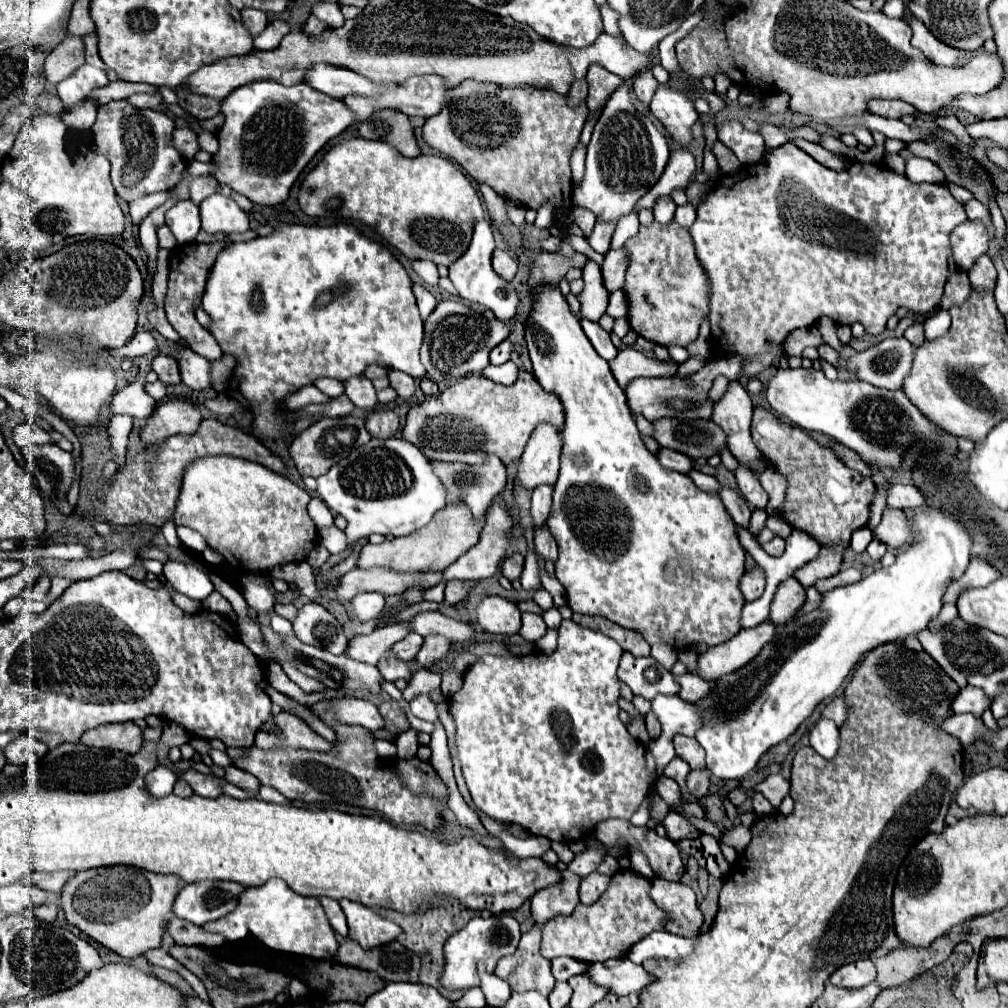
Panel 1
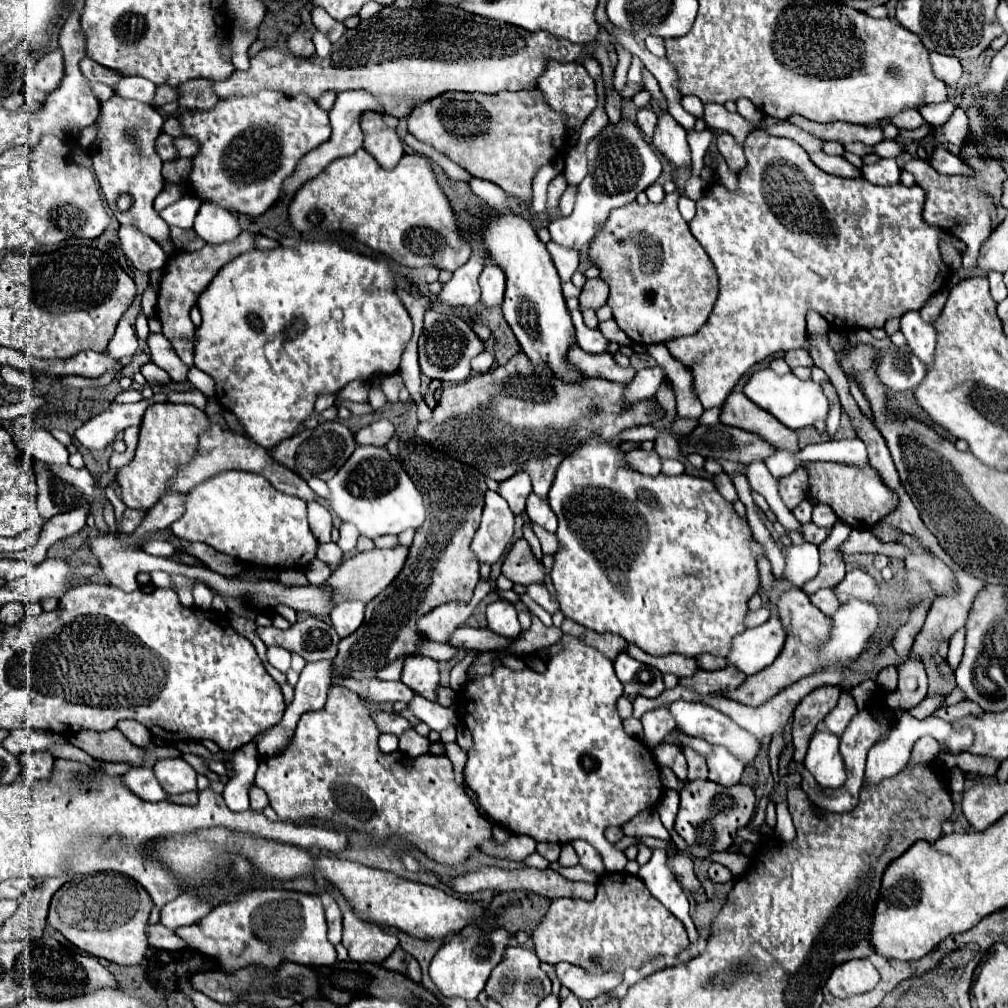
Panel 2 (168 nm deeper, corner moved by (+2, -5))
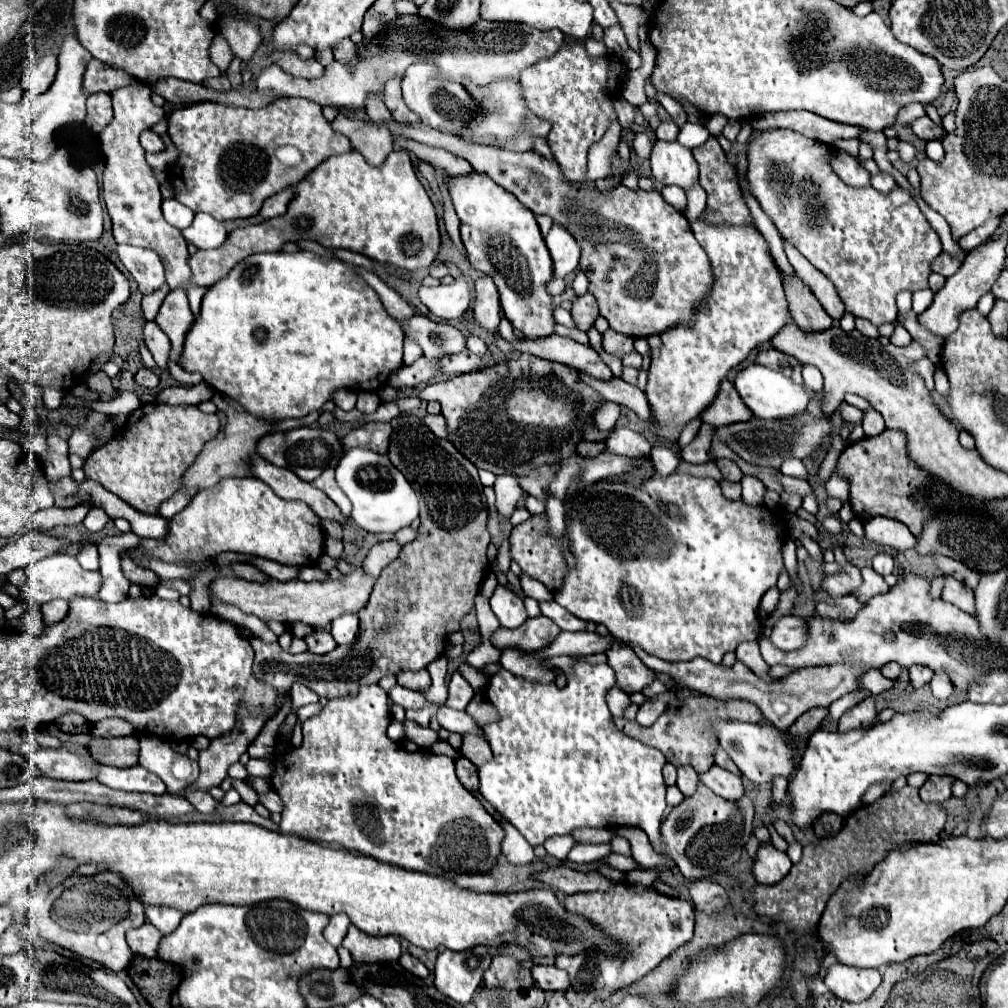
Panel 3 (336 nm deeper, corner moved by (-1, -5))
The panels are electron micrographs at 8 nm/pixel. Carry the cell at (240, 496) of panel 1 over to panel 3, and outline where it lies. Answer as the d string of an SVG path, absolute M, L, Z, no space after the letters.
M222 478L212 490L200 490L192 502L170 520L168 538L160 544L152 544L152 538L140 540L136 550L152 554L152 558L164 558L164 562L196 562L204 566L208 574L200 582L190 582L192 592L206 592L212 570L218 570L214 558L222 552L238 552L246 556L258 556L280 562L284 566L310 566L318 562L322 554L324 532L320 518L300 500L278 498L262 480L248 478Z

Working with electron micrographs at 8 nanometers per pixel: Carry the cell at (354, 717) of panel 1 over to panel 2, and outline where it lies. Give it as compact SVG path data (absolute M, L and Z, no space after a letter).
M375 710L371 714L371 718L377 724L379 732L387 732L387 734L395 734L395 736L399 736L401 732L405 732L407 728L411 728L411 724L401 714L387 714L387 712Z

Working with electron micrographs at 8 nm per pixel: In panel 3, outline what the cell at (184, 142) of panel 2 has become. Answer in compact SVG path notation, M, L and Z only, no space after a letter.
M172 144L170 148L166 148L164 152L158 152L158 154L146 154L146 160L148 160L148 164L152 166L152 168L160 168L160 170L164 170L168 164L172 164L174 162L174 154L178 154L178 150L176 150L176 146Z

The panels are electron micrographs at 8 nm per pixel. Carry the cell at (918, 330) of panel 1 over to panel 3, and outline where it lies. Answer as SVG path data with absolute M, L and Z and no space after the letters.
M899 324L896 325L894 332L889 338L890 342L896 346L907 346L912 341L908 331Z

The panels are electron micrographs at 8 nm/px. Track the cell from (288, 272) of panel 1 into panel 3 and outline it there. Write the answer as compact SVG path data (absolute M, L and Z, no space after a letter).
M300 250L294 254L270 252L270 254L248 256L246 260L236 264L234 270L226 278L222 278L220 282L216 282L214 286L208 288L208 292L202 298L200 314L194 318L194 324L190 326L190 330L186 334L184 350L182 350L178 364L182 368L186 368L188 372L198 372L208 386L238 400L256 418L278 422L278 420L288 420L288 418L304 418L306 414L320 410L330 400L330 394L338 388L378 392L380 388L384 388L388 384L390 374L402 366L402 342L404 342L402 328L384 310L376 292L354 272L352 264L346 264L342 260L336 260L336 258L322 258L322 256L308 252L308 250Z

